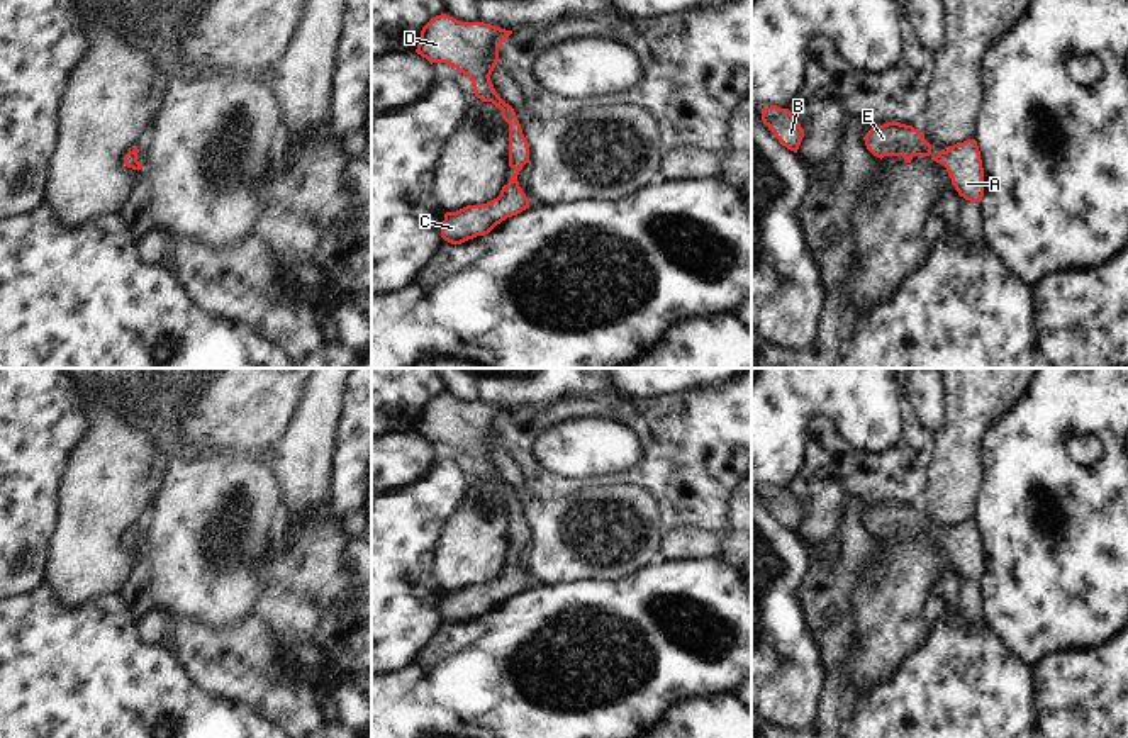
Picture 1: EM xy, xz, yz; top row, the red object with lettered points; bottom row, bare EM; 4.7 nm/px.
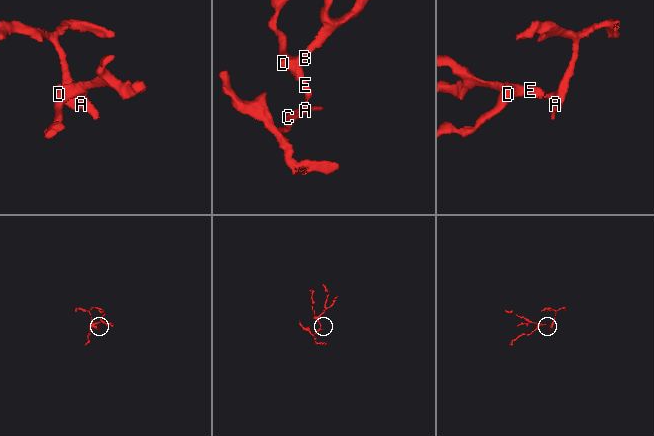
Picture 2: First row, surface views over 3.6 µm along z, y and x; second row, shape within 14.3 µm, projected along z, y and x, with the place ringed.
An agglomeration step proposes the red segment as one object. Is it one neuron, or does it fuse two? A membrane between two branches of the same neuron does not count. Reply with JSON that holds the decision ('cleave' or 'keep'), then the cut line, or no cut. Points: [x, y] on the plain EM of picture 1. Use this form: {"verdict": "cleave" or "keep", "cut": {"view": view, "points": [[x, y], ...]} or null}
{"verdict": "keep", "cut": null}

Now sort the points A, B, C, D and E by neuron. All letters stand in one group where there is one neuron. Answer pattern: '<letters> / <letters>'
A B C D E

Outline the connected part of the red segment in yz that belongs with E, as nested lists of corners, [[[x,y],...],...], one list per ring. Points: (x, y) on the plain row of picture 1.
[[[901,502],[875,506],[865,514],[867,529],[877,536],[902,536],[911,543],[913,536],[930,536],[931,524],[924,521],[923,512]]]

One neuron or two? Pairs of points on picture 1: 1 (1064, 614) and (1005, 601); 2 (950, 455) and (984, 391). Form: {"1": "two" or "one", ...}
{"1": "one", "2": "one"}

